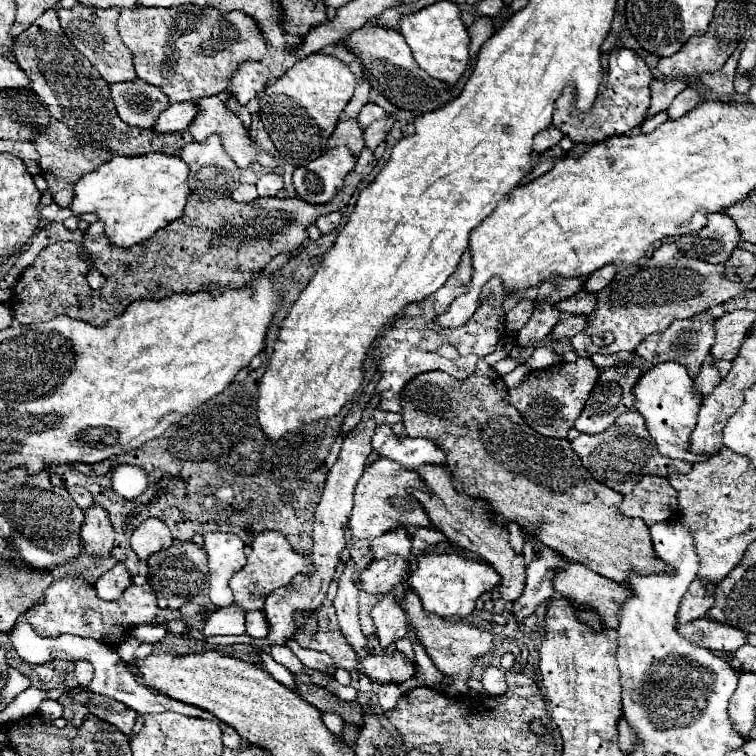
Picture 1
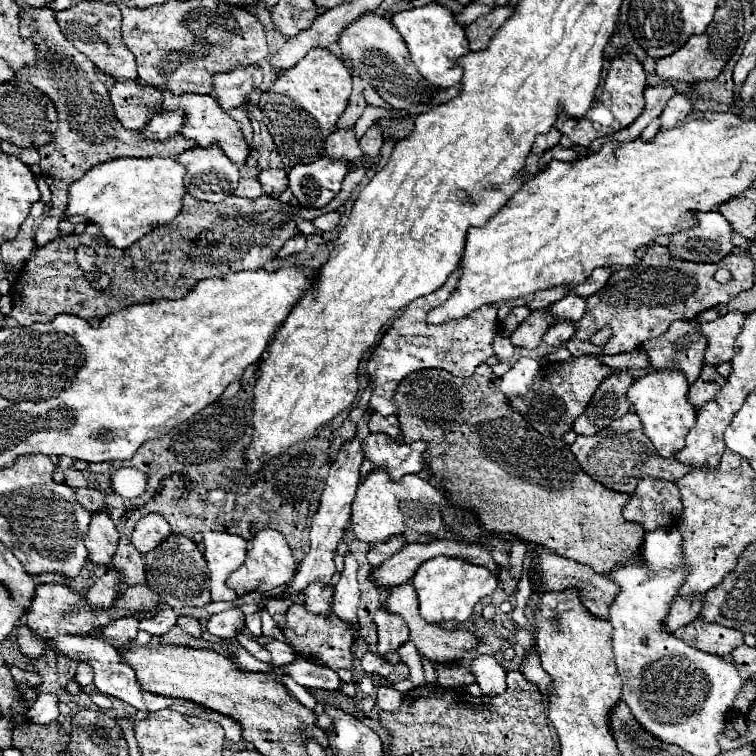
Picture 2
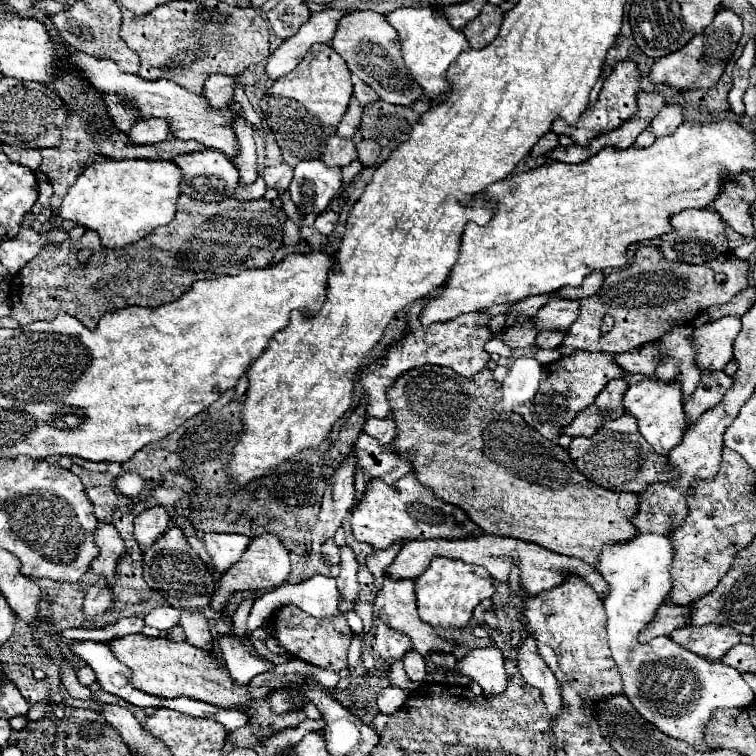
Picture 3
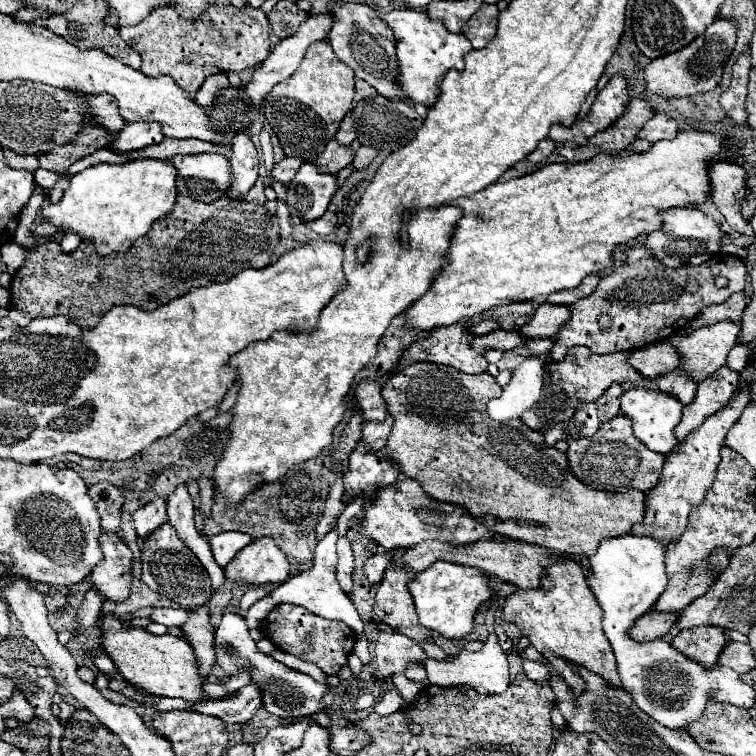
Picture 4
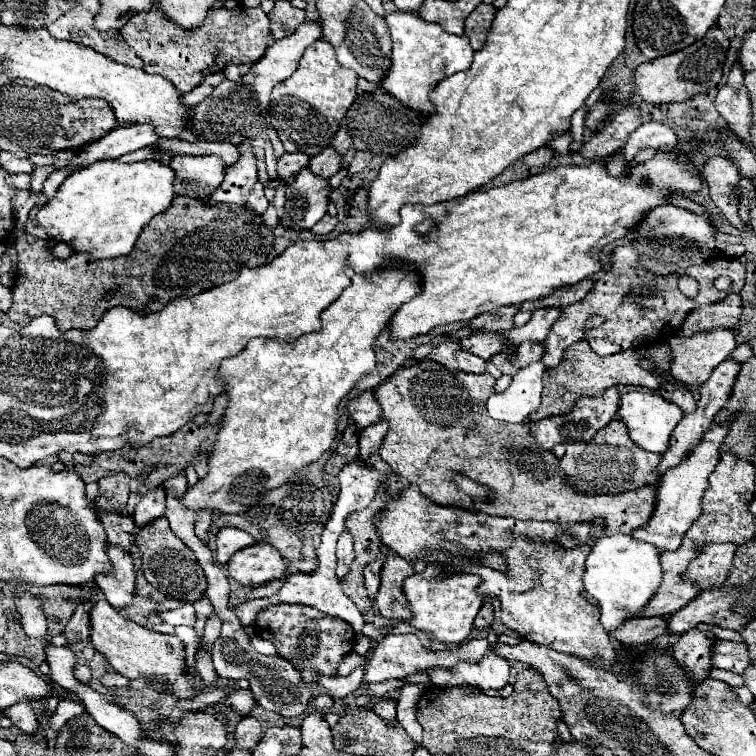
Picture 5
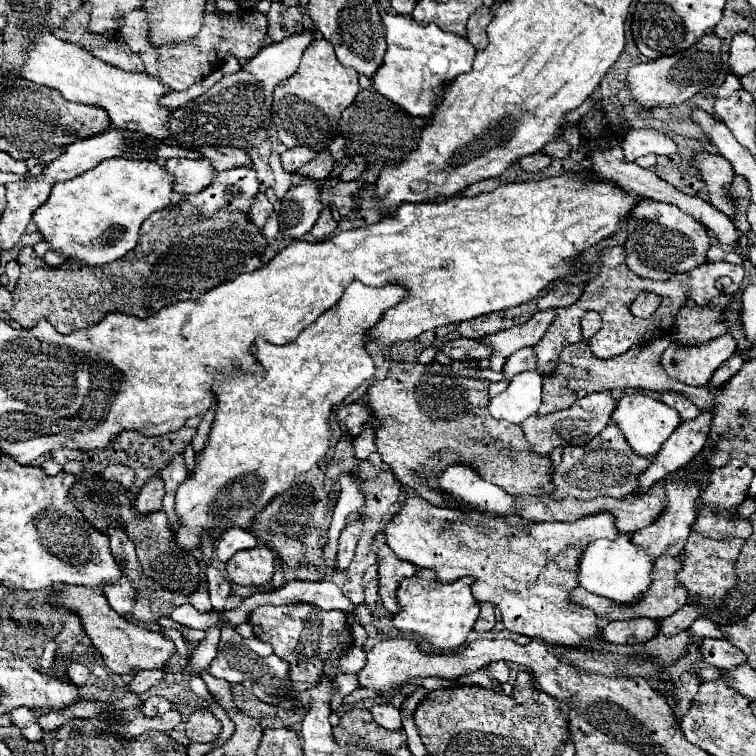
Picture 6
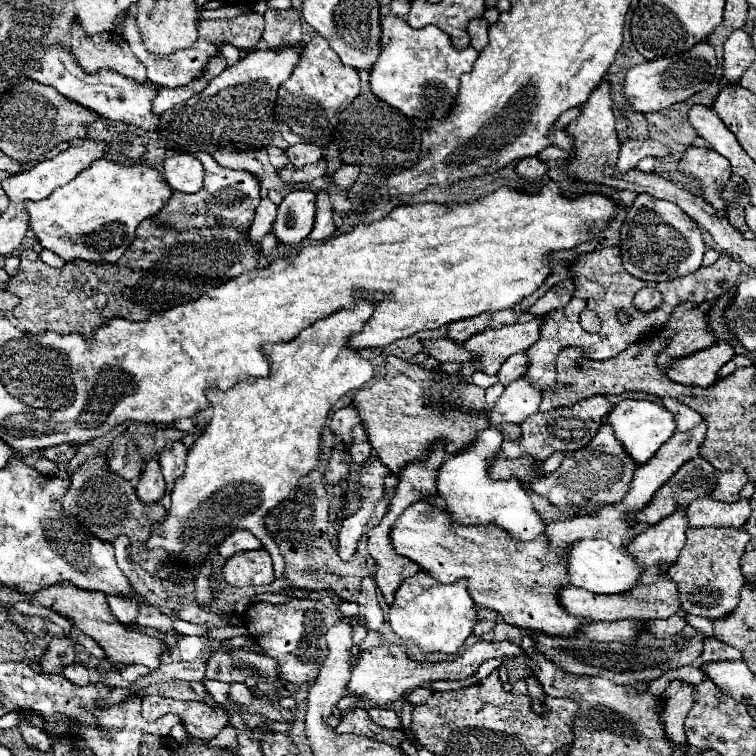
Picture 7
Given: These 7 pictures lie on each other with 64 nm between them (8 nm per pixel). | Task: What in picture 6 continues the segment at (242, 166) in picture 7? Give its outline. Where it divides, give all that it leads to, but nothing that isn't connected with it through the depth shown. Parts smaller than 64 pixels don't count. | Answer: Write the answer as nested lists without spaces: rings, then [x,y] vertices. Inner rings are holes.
[[[186,146],[186,148],[192,148],[200,152],[204,158],[212,160],[218,172],[230,170],[236,166],[252,166],[250,156],[240,148],[232,148],[232,146]]]

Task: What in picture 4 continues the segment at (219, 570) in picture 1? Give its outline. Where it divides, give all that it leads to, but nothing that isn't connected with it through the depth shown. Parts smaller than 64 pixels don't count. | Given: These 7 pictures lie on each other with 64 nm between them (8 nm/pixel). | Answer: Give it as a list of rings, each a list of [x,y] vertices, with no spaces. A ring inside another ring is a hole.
[[[220,532],[208,538],[214,560],[220,568],[224,568],[250,542],[252,542],[252,536],[242,534],[242,532]]]

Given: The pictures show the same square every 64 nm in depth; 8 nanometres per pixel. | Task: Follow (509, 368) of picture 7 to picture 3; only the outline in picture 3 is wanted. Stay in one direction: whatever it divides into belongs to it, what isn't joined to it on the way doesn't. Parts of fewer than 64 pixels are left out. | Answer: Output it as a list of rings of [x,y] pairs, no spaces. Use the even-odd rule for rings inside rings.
[[[542,330],[536,338],[538,348],[558,348],[562,344],[562,338],[566,332],[564,330]]]

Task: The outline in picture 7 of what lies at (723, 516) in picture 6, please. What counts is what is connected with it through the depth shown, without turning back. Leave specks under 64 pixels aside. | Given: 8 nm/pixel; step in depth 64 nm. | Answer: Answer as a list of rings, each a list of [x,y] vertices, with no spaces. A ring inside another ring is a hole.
[[[734,466],[732,470],[720,472],[716,488],[710,492],[710,498],[716,498],[720,502],[736,502],[740,498],[740,490],[748,482],[746,470],[742,466]]]

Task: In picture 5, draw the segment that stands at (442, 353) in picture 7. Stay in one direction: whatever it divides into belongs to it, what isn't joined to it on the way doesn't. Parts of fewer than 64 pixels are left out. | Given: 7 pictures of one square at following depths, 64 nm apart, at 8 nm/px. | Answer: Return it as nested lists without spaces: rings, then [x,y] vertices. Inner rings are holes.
[[[482,332],[482,334],[472,334],[472,336],[464,338],[464,348],[468,348],[468,352],[488,360],[494,354],[508,348],[508,342],[498,332]]]

